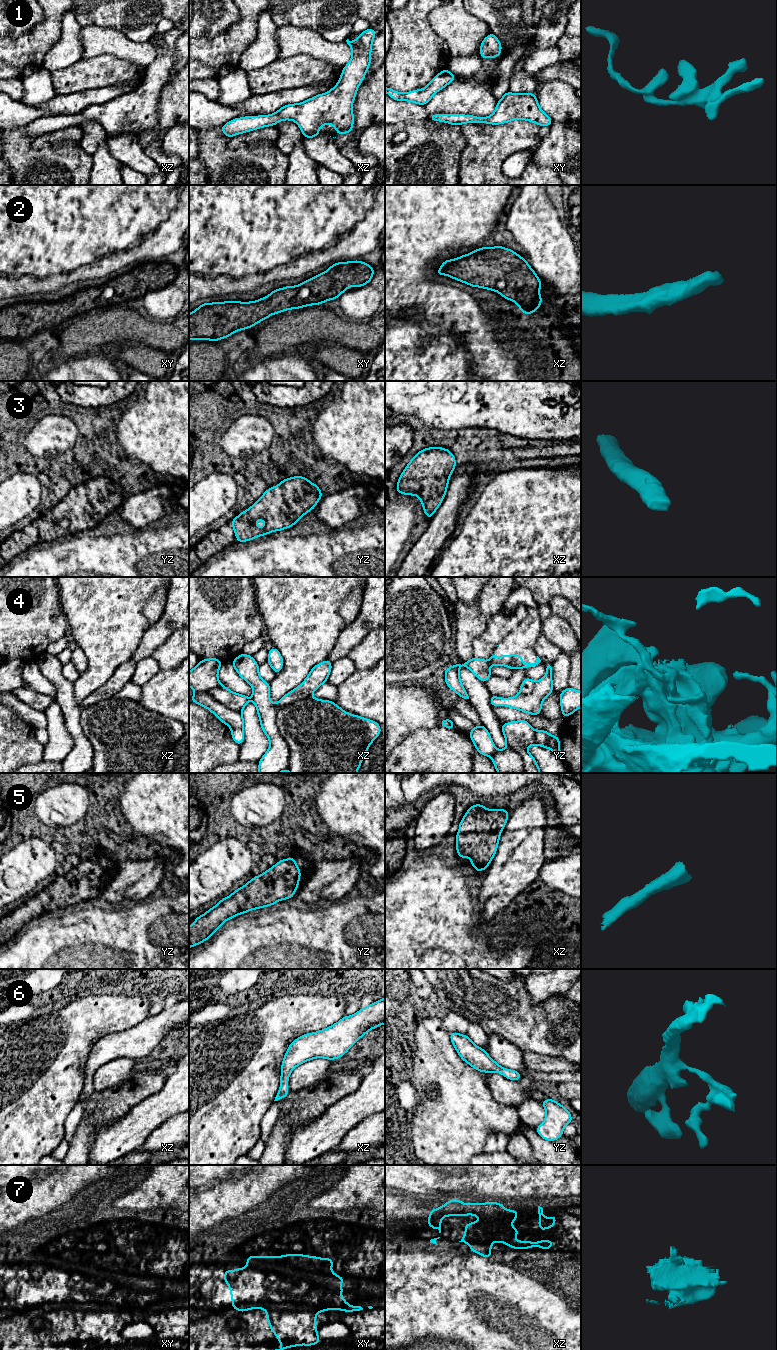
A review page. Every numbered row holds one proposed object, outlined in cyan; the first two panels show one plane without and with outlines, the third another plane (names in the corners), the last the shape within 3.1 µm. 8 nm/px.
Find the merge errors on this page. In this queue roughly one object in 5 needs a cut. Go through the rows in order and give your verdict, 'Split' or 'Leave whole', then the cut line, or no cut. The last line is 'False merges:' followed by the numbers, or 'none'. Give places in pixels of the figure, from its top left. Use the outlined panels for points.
1: Leave whole. No split
2: Leave whole. No split
3: Leave whole. No split
4: Leave whole. No split
5: Leave whole. No split
6: Leave whole. No split
7: Split. Split along xy (267, 1310), (313, 1311), (315, 1313)
False merges: 7

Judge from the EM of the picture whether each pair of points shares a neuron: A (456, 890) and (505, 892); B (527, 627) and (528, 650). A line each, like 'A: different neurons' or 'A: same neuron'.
A: different neurons
B: same neuron

